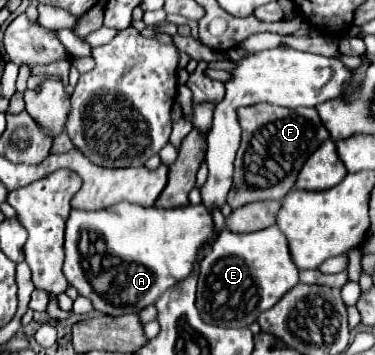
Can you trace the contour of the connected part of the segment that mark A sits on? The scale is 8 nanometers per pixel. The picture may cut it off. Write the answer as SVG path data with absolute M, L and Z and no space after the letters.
M117 203L101 211L73 209L65 227L65 265L63 273L81 297L91 299L93 307L105 315L139 313L153 305L167 289L187 279L195 271L197 253L217 239L215 225L207 207L185 205L175 209L141 207L133 203Z

